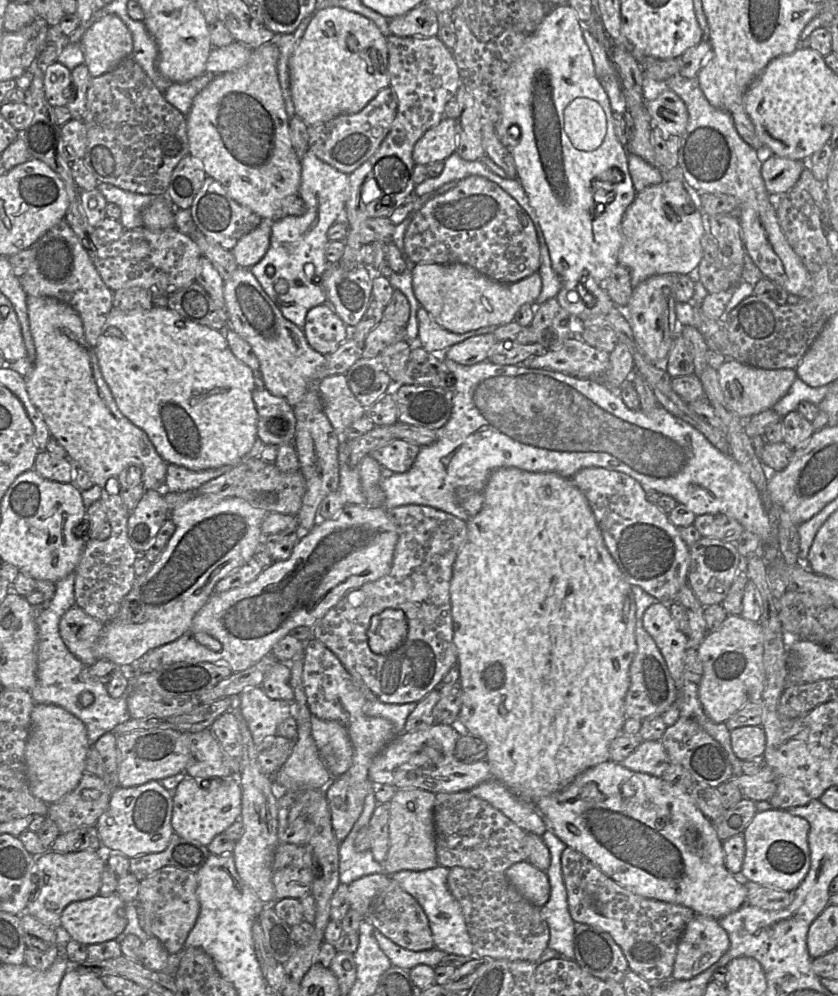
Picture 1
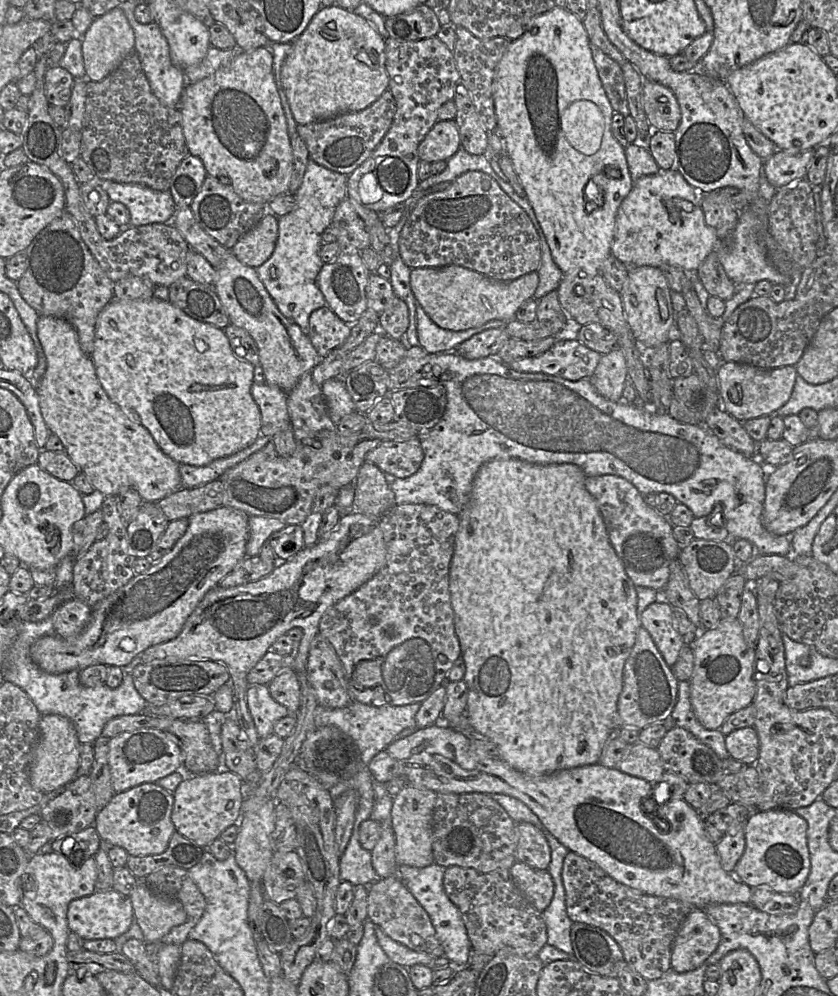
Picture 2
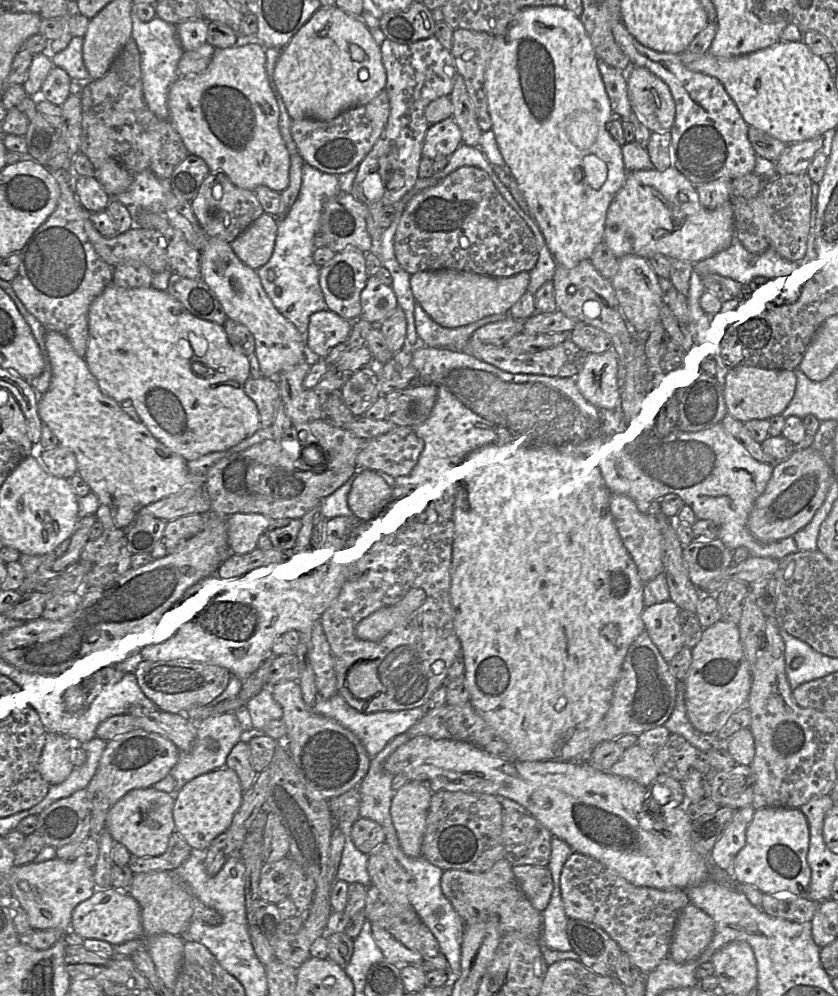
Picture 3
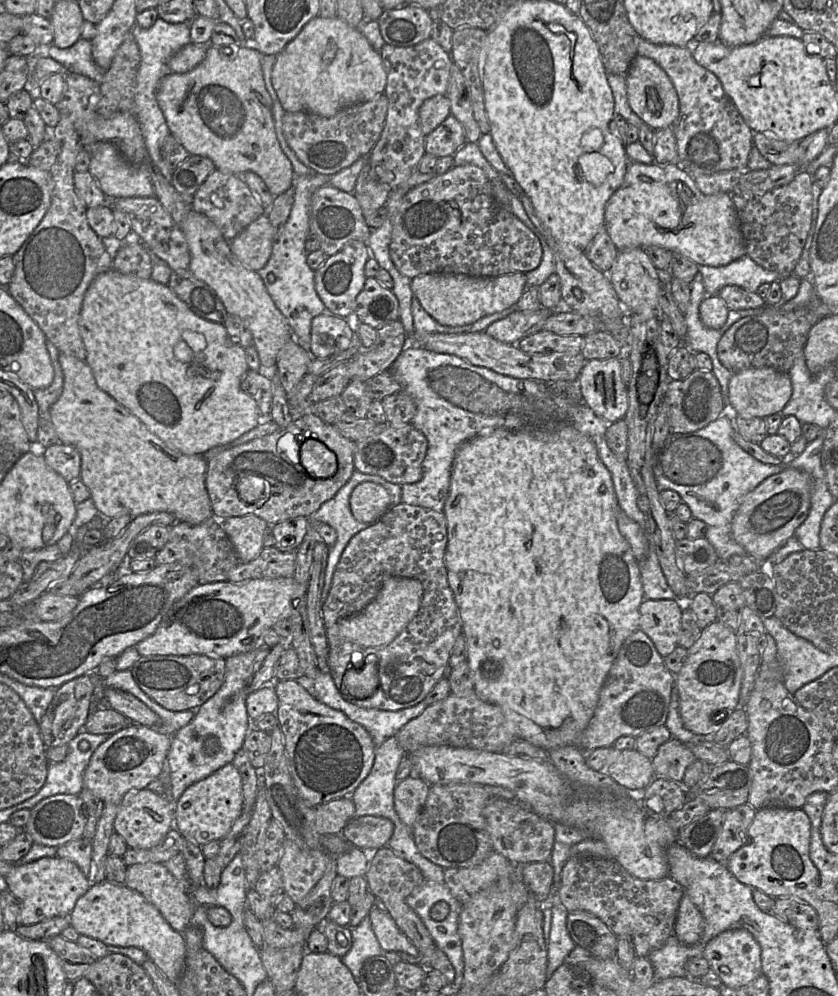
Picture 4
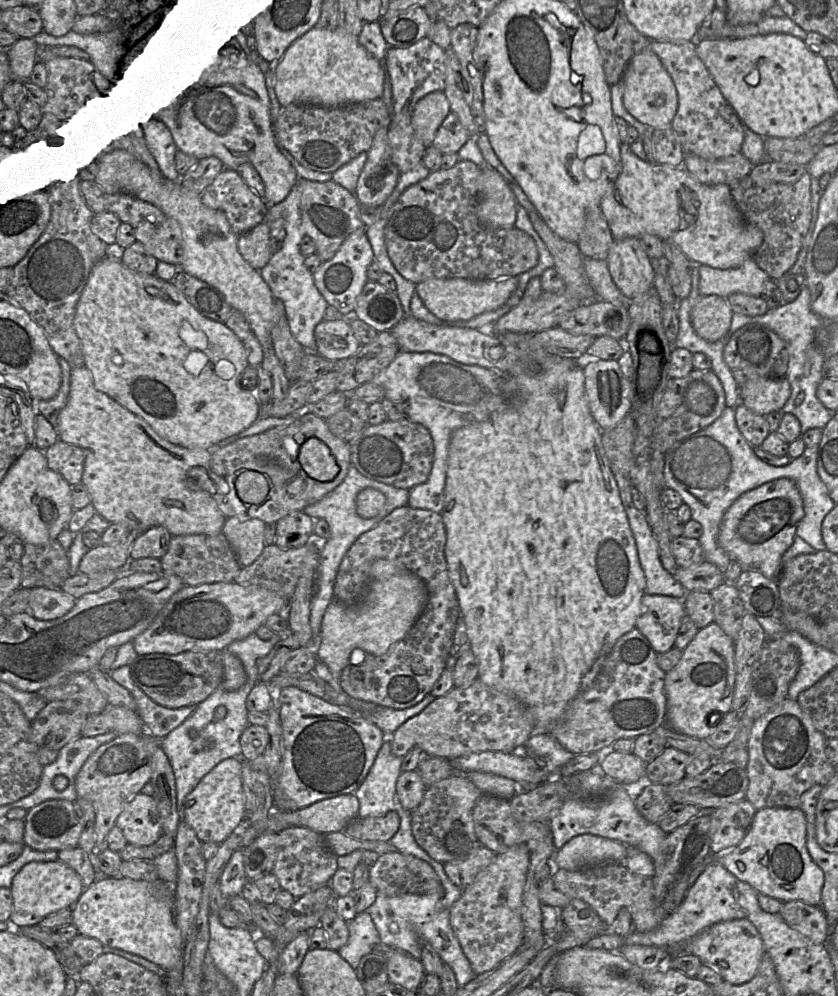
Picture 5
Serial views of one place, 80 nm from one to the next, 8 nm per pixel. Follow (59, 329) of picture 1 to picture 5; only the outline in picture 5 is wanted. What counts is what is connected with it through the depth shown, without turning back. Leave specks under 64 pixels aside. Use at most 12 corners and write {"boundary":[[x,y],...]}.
{"boundary":[[71,368],[59,440],[86,451],[97,514],[215,536],[226,517],[187,473],[211,451],[162,439]]}

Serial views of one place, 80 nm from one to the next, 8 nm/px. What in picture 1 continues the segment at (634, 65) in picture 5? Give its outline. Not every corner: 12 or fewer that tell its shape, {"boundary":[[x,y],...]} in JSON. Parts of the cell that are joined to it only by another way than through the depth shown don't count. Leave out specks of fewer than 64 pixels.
{"boundary":[[670,89],[646,101],[654,126],[681,136],[683,100]]}

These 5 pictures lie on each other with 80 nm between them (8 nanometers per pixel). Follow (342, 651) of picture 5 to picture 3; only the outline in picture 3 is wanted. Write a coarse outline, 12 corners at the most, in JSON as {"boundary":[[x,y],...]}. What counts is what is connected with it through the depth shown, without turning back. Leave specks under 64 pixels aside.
{"boundary":[[411,588],[397,603],[363,618],[357,637],[382,640],[402,625],[425,599]]}

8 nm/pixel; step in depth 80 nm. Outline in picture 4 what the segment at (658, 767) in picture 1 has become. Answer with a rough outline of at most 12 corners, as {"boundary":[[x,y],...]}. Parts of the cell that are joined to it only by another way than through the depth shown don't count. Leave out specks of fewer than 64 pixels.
{"boundary":[[613,749],[605,772],[631,790],[655,777],[652,759],[636,749]]}

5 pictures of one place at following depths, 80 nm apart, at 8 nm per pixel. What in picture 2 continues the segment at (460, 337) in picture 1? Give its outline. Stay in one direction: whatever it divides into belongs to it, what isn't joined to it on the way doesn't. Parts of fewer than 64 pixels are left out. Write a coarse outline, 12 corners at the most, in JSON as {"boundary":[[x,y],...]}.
{"boundary":[[416,306],[420,346],[430,354],[455,352],[485,330],[443,329]]}

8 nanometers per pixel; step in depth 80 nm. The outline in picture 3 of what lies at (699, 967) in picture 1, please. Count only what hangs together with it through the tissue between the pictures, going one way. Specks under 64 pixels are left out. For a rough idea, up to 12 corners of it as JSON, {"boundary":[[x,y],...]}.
{"boundary":[[690,902],[669,956],[696,959],[712,941],[713,919]]}

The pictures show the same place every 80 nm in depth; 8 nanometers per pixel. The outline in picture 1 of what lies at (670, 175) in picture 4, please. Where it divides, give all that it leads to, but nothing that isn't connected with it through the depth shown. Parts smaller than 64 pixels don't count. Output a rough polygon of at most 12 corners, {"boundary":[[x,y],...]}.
{"boundary":[[681,179],[636,193],[618,262],[632,289],[692,274],[702,212]]}

